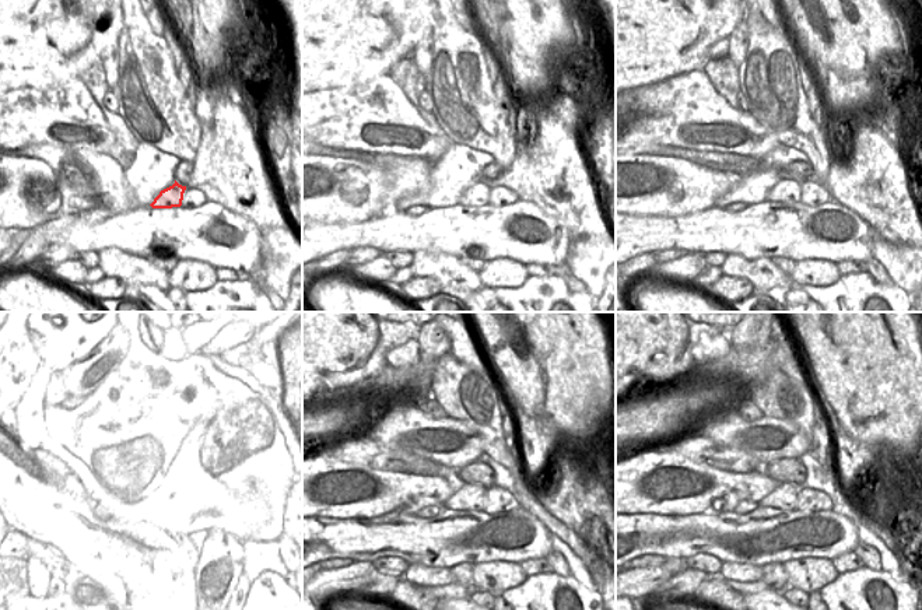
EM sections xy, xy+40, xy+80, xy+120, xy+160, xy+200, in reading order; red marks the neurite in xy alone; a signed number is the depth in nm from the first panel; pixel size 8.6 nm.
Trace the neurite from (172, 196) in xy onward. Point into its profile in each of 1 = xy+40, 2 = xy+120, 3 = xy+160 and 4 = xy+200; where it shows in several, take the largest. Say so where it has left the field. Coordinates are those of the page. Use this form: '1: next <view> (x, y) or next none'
1: next xy+40 (477, 195)
2: next xy+120 (157, 500)
3: next xy+160 (472, 497)
4: next xy+200 (784, 497)

